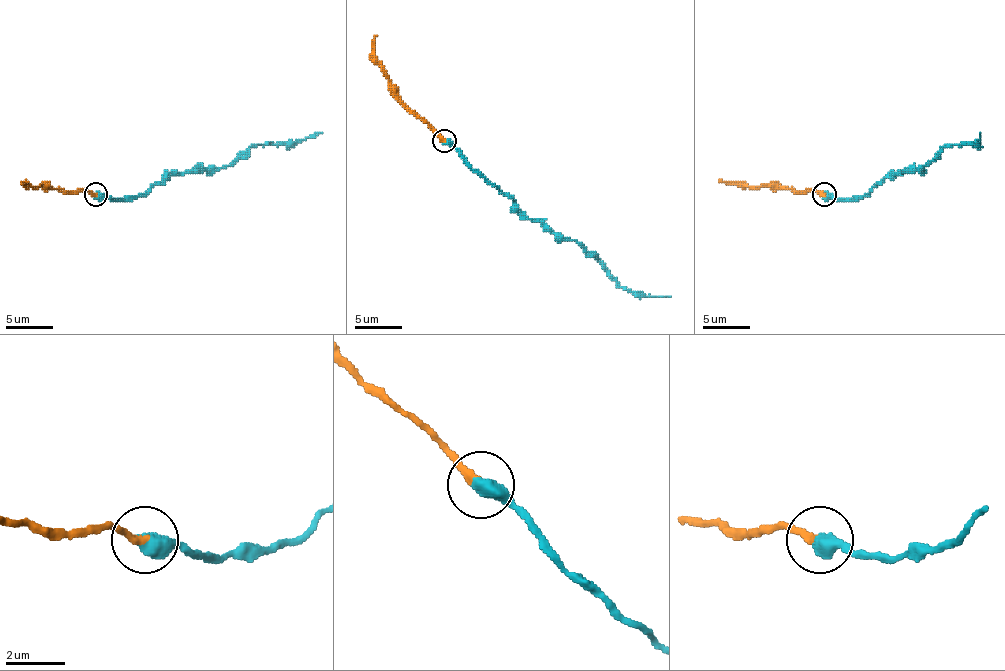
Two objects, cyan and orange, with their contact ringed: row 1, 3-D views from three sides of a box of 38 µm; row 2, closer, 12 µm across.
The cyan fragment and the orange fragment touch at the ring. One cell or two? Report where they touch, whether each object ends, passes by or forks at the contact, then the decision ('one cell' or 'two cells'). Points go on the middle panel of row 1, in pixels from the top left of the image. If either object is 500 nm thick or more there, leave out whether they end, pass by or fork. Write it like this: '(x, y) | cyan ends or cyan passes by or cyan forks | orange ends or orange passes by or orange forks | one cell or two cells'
(444, 141) | one cell

